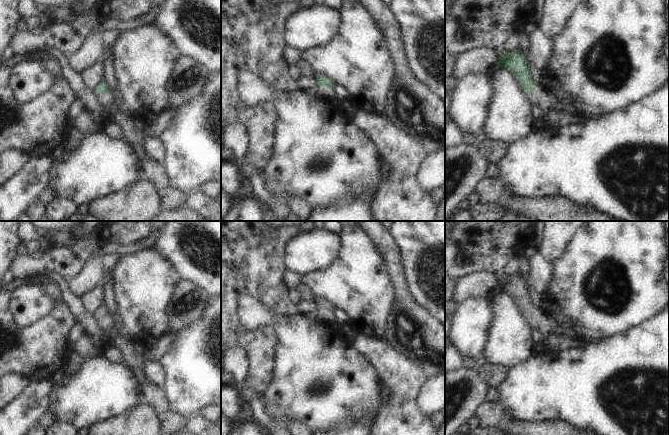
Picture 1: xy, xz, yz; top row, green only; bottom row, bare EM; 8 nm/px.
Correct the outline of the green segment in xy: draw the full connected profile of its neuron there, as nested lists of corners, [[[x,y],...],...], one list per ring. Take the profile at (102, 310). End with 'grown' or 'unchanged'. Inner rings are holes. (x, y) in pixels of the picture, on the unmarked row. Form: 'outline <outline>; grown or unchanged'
outline [[[104,305],[97,309],[97,311],[94,313],[94,316],[99,329],[102,329],[104,331],[110,330],[111,315]]]; grown

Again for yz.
outline [[[521,273],[505,276],[500,279],[498,289],[511,294],[518,303],[522,313],[527,318],[528,324],[539,330],[545,337],[550,333],[566,334],[576,339],[576,334],[567,326],[561,325],[551,315],[540,314],[532,305],[530,290]]]; grown

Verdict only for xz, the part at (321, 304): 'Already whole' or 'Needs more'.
Needs more.

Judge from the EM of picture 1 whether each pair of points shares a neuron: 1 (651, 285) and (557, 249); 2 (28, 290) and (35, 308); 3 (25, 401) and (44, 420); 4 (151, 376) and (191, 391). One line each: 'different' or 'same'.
1: different
2: same
3: different
4: different

